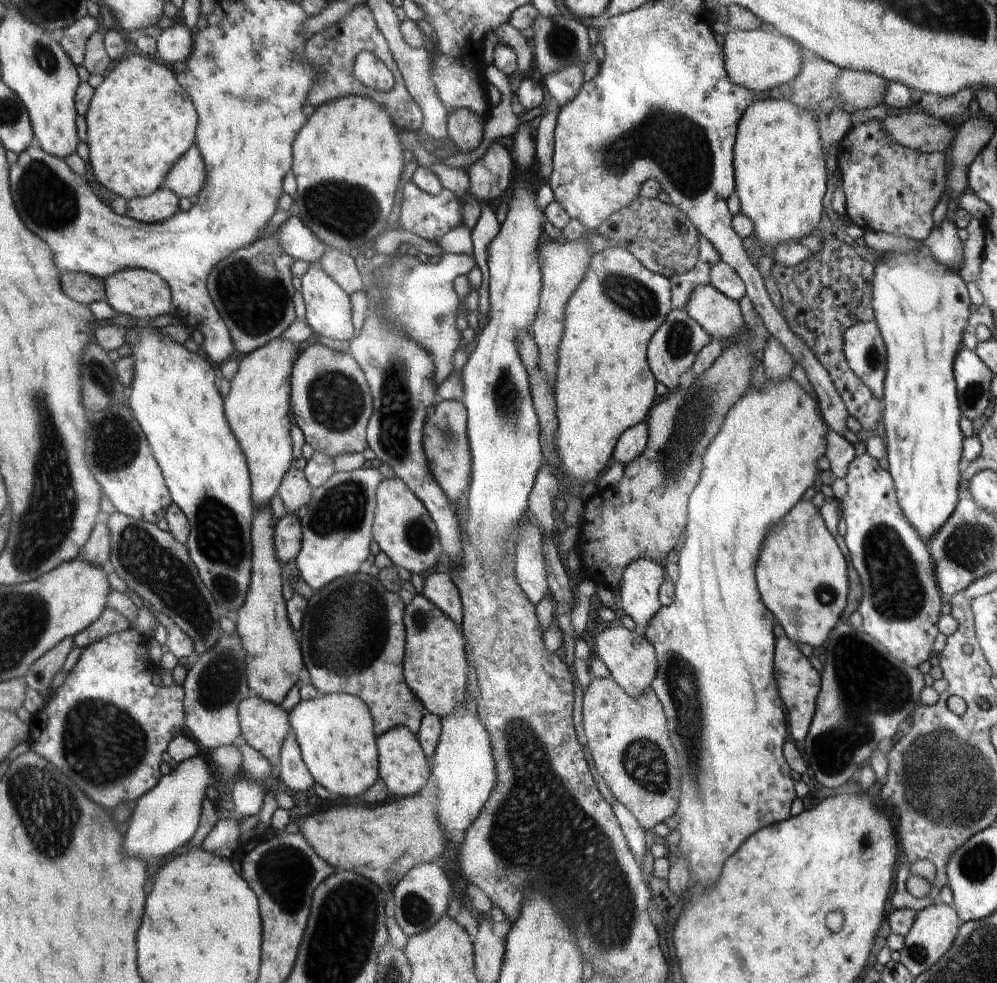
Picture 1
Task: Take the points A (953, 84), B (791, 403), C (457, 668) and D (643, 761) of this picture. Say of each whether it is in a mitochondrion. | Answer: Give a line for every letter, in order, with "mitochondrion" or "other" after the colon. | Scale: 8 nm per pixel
A: other
B: other
C: other
D: mitochondrion

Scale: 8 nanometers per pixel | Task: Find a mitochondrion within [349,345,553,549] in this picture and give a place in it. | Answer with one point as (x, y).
(505, 389)

